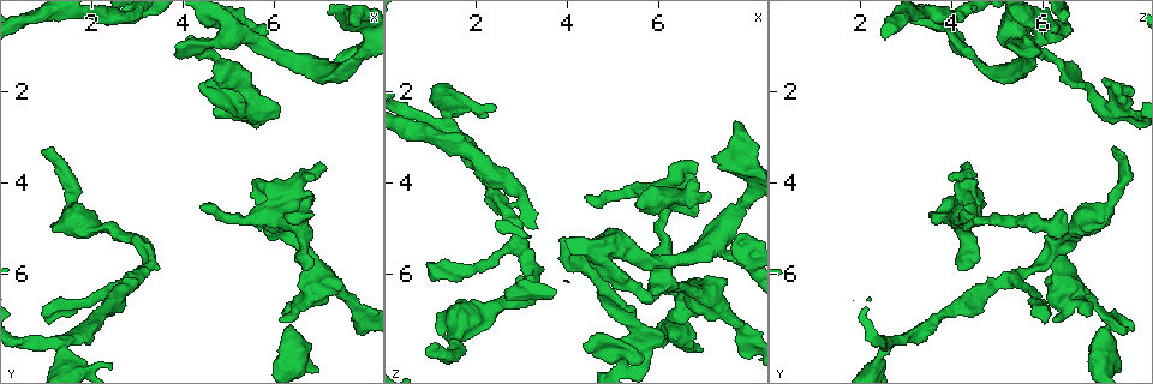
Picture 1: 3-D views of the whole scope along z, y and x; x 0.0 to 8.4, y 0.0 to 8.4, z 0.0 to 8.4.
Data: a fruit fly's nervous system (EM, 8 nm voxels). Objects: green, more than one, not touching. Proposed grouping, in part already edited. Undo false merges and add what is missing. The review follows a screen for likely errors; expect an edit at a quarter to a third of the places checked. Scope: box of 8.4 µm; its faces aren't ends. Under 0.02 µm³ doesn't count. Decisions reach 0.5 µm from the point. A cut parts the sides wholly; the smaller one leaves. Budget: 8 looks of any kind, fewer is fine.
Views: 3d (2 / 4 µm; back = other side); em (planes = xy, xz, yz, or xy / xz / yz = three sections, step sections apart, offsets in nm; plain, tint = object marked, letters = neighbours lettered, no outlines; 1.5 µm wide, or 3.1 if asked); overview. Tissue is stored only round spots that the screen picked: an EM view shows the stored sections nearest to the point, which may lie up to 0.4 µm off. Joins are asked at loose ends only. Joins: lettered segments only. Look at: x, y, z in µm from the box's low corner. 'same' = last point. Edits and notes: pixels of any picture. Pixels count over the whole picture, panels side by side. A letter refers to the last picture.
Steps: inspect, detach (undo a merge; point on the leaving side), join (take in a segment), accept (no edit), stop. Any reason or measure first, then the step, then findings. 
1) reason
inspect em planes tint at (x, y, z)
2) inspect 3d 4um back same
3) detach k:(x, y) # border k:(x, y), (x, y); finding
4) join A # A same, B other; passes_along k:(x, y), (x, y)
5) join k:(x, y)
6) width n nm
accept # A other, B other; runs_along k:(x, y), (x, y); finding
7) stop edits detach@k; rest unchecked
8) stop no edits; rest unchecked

abrupt turn
inspect em yz step 8 tint at (1.30, 7.40, 2.75)

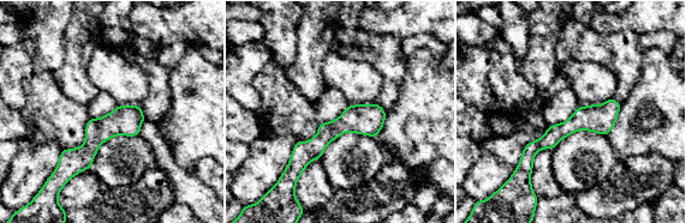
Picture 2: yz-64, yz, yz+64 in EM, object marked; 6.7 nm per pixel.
another direction
inspect em planes letters same

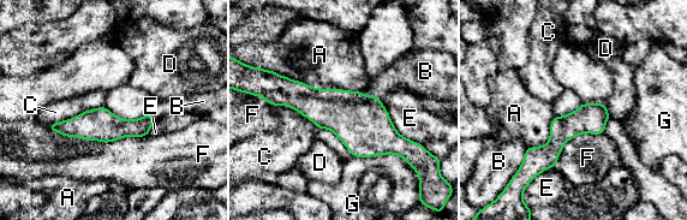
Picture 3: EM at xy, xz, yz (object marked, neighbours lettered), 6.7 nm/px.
longest_contact F 700 nm
accept # A other, B other, C other, D other, E other, F other, G other; one neuron here

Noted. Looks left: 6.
free end
inspect em planes plain at (7.05, 3.60, 4.20)

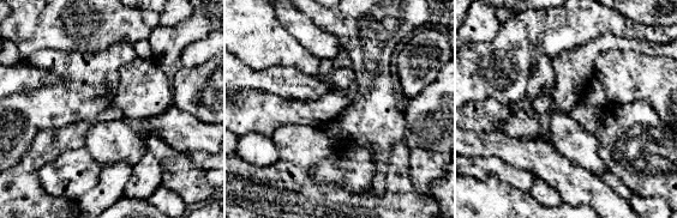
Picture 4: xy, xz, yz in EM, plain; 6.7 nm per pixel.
what lies round it
inspect em planes letters same

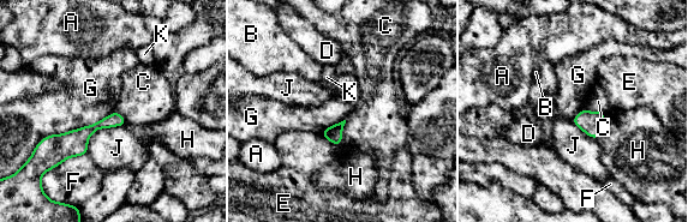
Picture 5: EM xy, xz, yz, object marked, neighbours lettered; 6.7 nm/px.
accept # A other, B other, C other, D other, E other, F other, G other, H other, J other, K other; runs_along 5:(121, 121), (46, 140); none of them fits

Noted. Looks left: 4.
free end
inspect em xz step 8 letters at (5.60, 4.50, 4.60)

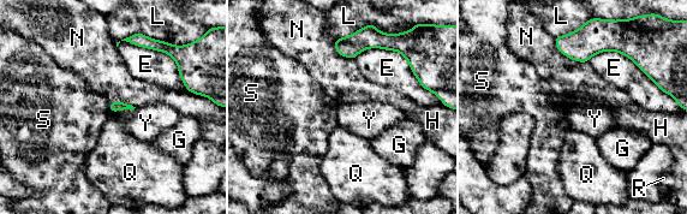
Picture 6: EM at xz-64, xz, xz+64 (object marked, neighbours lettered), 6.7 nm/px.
inspect em planes letters same

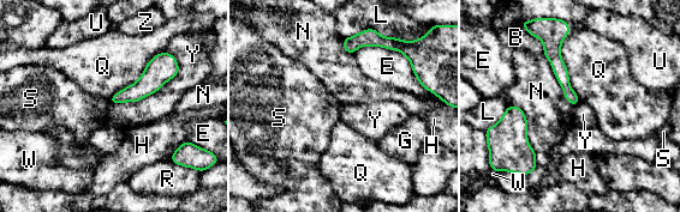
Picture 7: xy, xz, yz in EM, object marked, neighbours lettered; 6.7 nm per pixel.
accept # B other, E other, G other, H other, L other, N other, Q other, R other, S other, U other, W other, Y other, Z other; border 7:(176, 58), (154, 92), (111, 103); no lettered segment goes on from it

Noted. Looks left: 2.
stop no edits; rest unchecked

